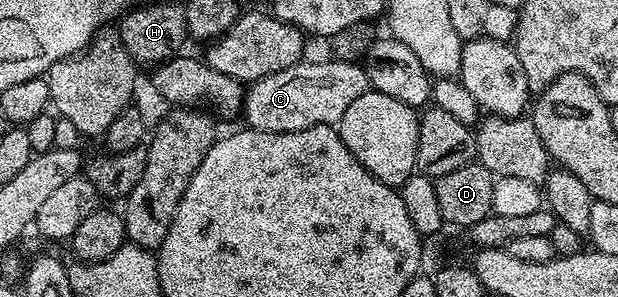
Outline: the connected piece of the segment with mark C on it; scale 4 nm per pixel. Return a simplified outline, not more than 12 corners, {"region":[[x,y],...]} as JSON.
{"region":[[359,63],[293,64],[246,88],[252,131],[338,125]]}

